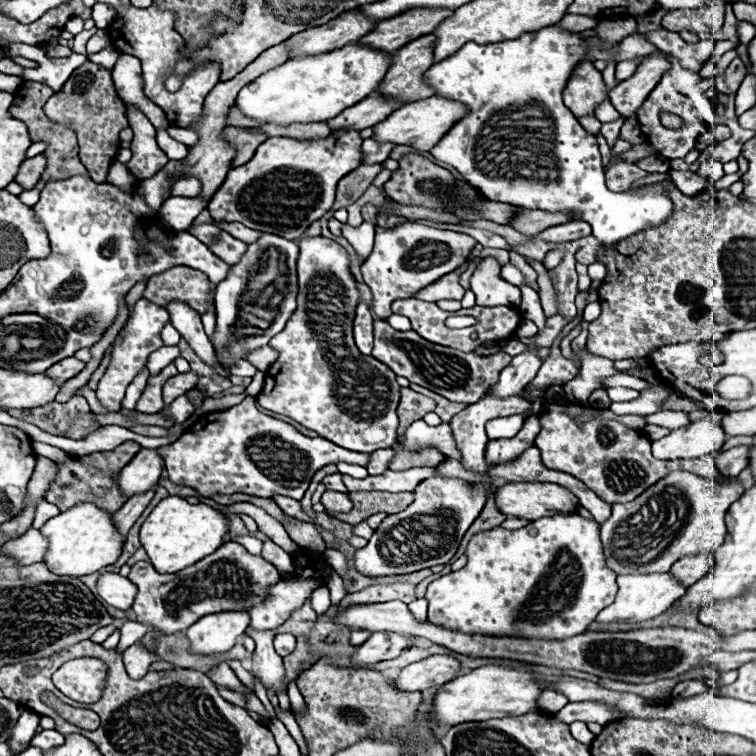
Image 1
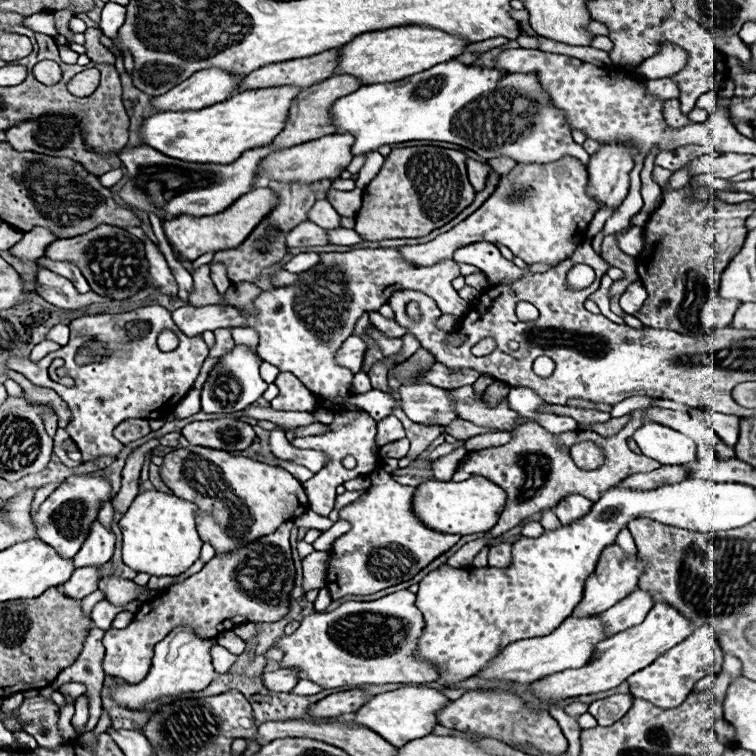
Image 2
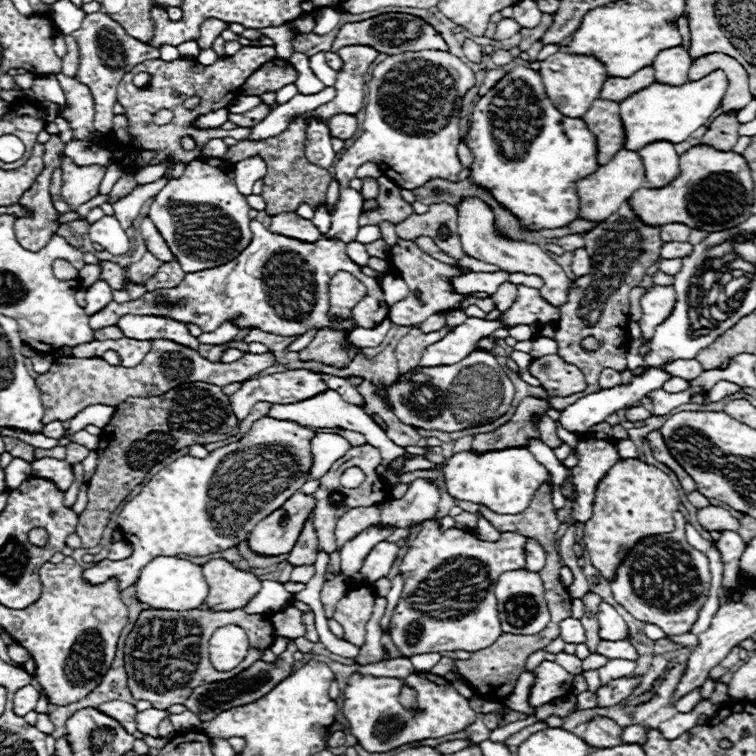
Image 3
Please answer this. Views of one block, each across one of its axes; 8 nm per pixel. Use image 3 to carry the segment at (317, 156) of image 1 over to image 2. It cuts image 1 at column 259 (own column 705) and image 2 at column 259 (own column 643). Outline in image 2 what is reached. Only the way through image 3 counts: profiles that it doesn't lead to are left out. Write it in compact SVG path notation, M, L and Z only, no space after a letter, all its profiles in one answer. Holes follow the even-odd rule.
M256 188L244 196L240 196L230 208L226 208L220 214L212 216L188 216L188 218L174 218L162 222L162 230L170 242L170 246L176 250L176 254L184 260L196 260L198 256L206 252L220 252L220 250L230 250L240 246L244 242L246 234L254 230L256 222L260 222L262 214L272 208L272 202L276 202L276 196L268 188Z

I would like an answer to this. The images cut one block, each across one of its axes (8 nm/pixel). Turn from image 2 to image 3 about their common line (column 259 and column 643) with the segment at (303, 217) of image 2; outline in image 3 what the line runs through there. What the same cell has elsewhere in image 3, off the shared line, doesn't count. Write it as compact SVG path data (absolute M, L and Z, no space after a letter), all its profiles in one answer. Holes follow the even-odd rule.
M624 202L608 220L600 222L594 230L586 232L586 250L592 258L592 270L588 276L582 276L574 282L576 288L582 290L582 300L568 300L570 314L562 314L558 328L556 328L556 340L558 340L558 356L580 368L586 376L588 388L584 394L596 392L598 386L598 374L604 368L622 370L626 368L626 352L628 352L628 322L630 322L630 302L628 294L634 286L638 286L646 274L646 268L650 268L660 258L660 228L646 226L638 220L638 216L632 212L628 202ZM584 338L596 338L600 342L598 350L584 350L582 340Z

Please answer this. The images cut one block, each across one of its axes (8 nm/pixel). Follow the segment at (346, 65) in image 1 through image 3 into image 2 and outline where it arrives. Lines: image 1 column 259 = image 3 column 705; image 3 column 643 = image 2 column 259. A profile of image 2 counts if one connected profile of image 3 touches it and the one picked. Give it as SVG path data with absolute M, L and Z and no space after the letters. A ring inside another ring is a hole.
M278 86L272 90L246 90L214 106L188 112L158 112L144 118L140 126L140 144L150 146L164 156L200 162L200 164L232 164L246 150L262 148L272 142L288 118L288 106L298 94L294 86Z

